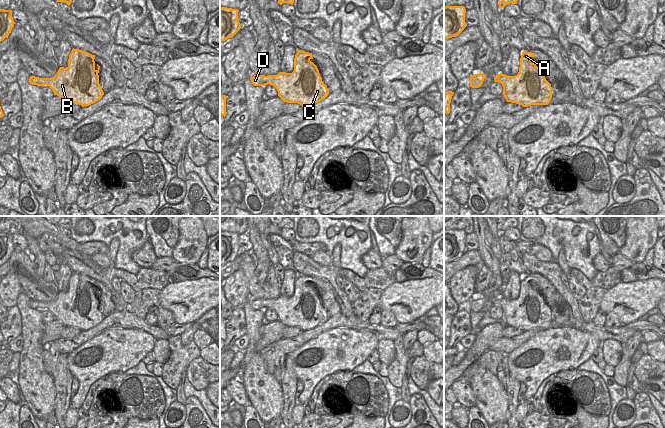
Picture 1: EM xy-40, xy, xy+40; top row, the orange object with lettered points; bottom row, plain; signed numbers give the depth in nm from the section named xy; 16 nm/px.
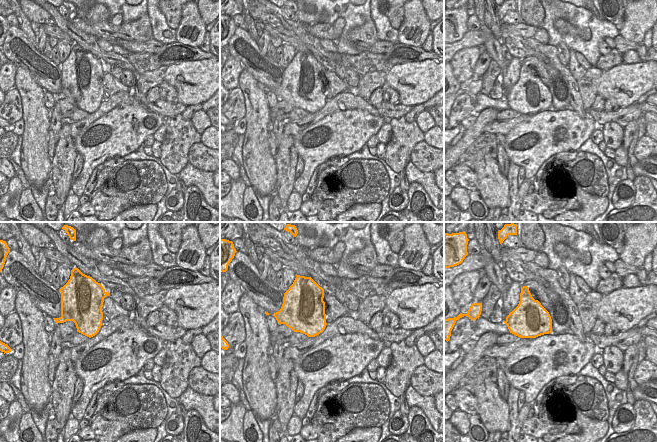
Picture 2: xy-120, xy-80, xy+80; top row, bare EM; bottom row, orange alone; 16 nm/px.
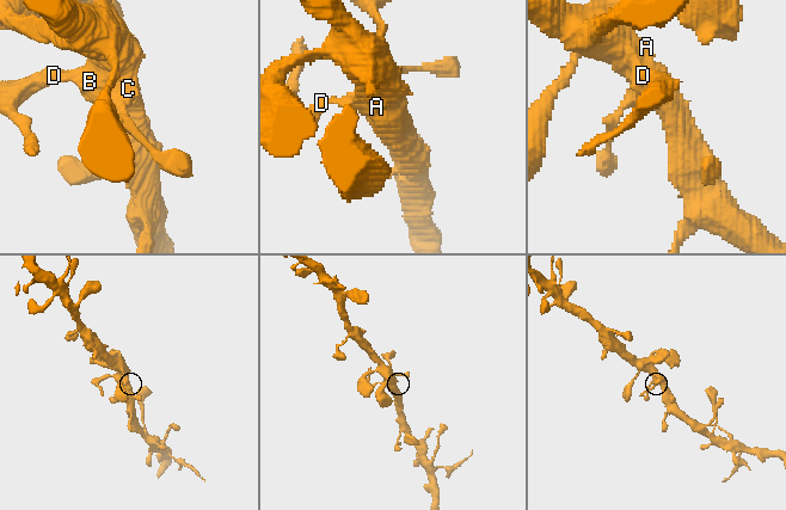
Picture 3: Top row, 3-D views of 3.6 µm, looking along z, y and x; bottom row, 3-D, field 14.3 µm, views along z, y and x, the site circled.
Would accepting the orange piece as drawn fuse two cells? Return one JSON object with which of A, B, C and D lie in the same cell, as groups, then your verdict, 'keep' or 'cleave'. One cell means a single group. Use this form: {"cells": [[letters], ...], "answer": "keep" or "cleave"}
{"cells": [["A", "B", "C", "D"]], "answer": "keep"}

